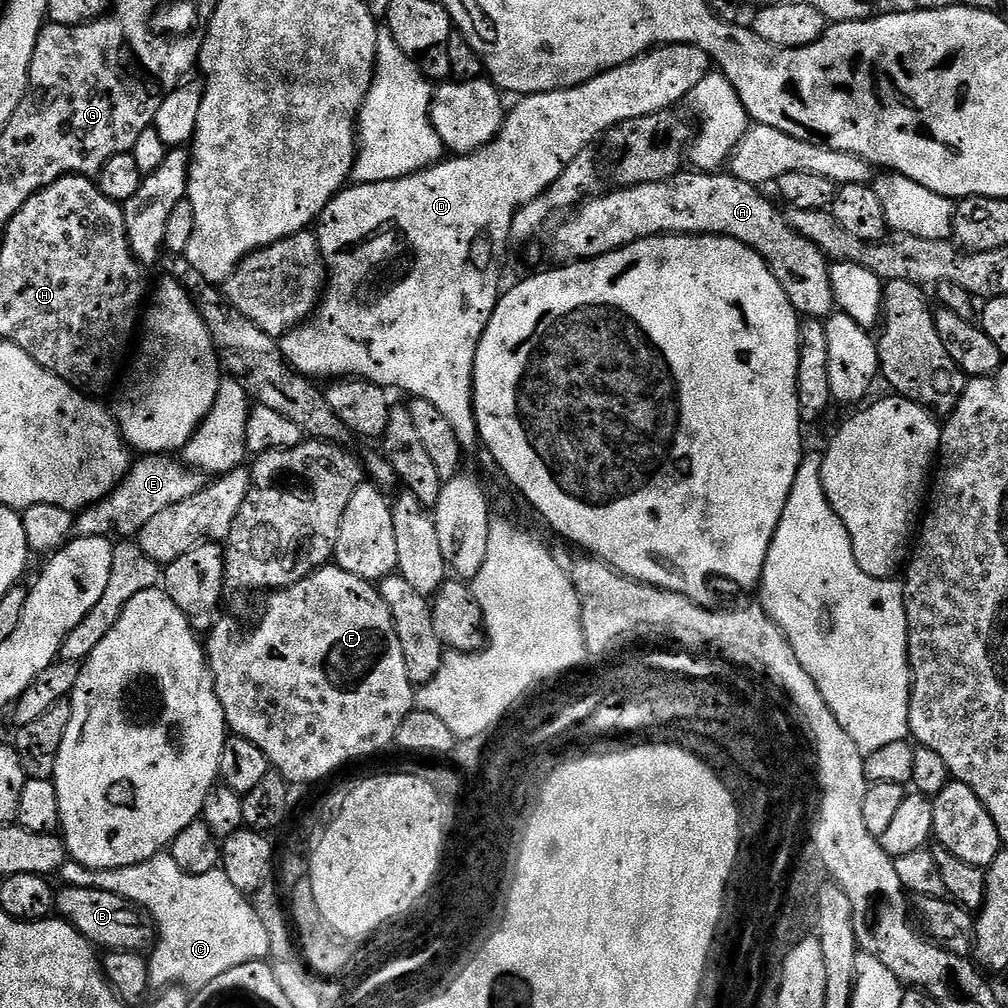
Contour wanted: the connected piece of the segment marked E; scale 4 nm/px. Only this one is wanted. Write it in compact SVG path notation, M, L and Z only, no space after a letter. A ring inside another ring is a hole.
M148 454L140 461L133 463L128 469L128 473L124 475L124 479L108 493L107 496L101 498L97 504L90 504L83 509L75 517L74 532L76 536L85 536L86 538L94 538L95 536L115 537L115 532L120 538L136 538L139 537L141 530L146 526L146 522L150 522L150 518L154 518L154 514L158 514L158 510L166 510L166 506L174 506L178 502L186 502L186 498L190 498L194 494L198 494L206 486L205 473L199 470L193 470L187 464L176 458L169 458L164 454Z

